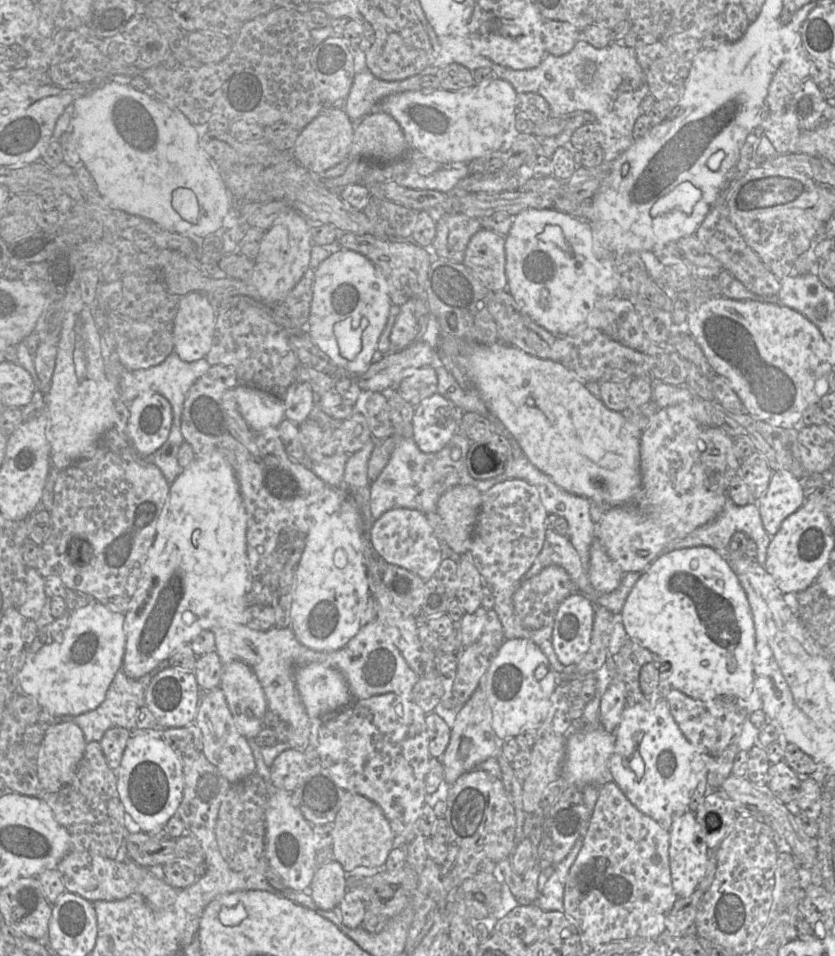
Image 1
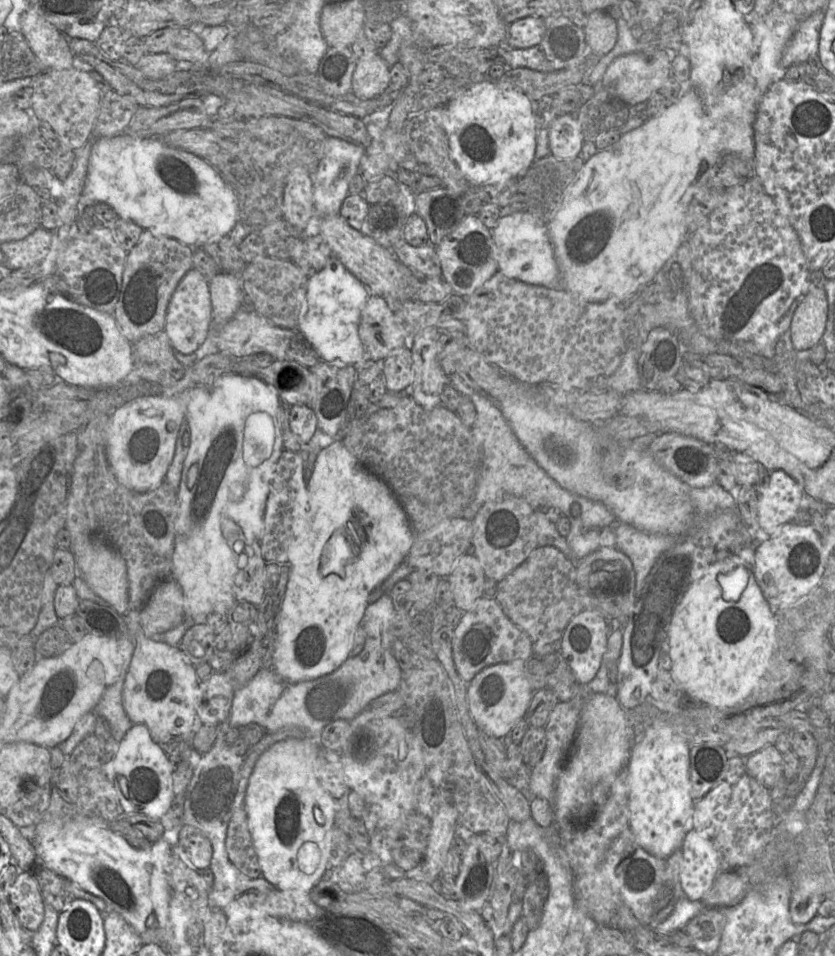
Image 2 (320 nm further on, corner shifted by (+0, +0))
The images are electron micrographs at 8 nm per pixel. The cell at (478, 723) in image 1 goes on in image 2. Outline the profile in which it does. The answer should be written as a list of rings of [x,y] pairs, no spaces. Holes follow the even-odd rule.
[[[442,802],[431,819],[431,829],[422,862],[412,871],[404,871],[406,878],[414,877],[432,884],[442,873],[448,850],[453,845],[457,826],[457,811],[450,802]]]

